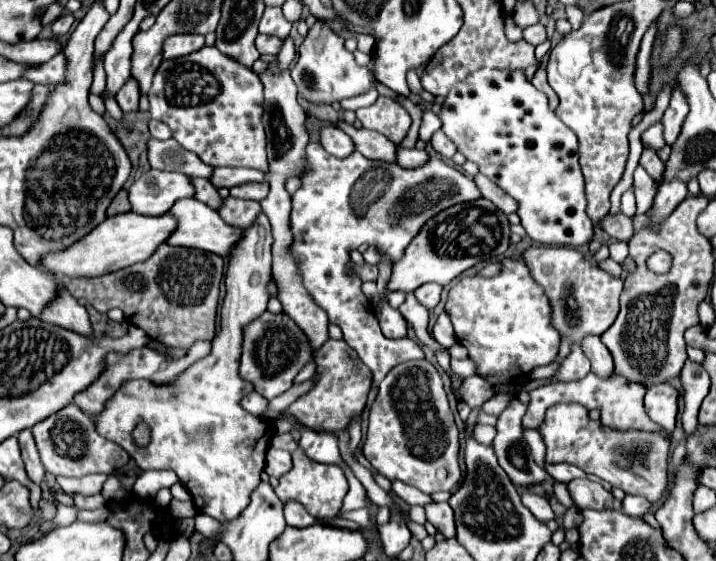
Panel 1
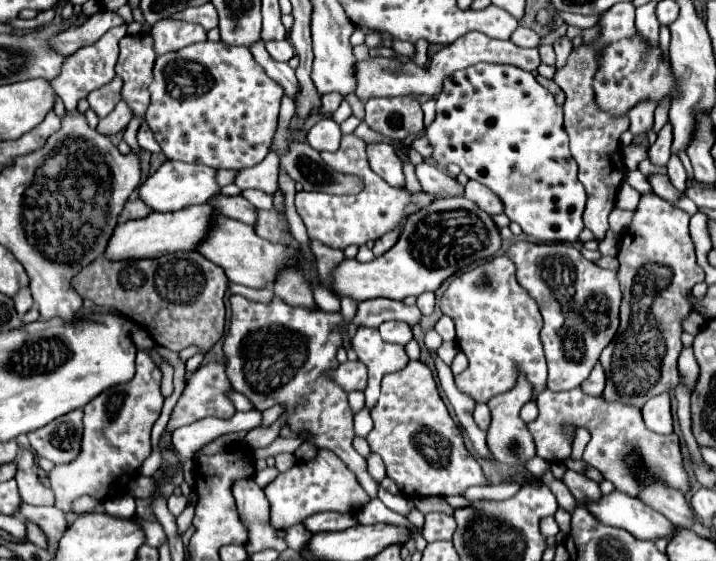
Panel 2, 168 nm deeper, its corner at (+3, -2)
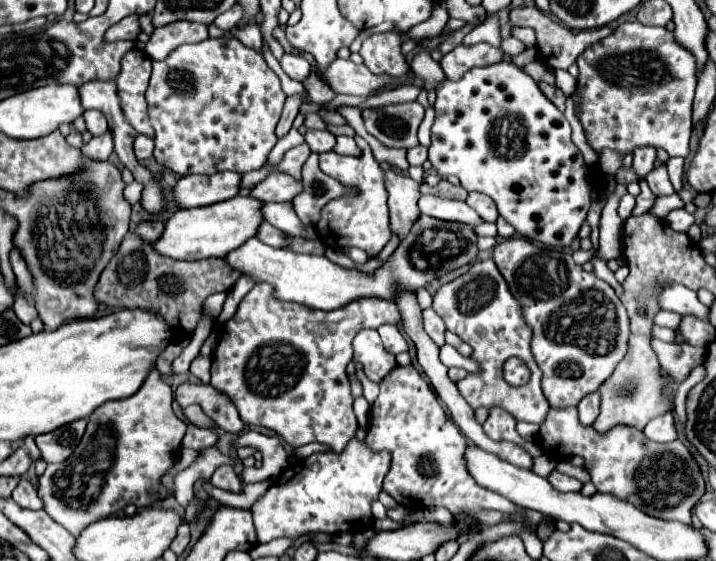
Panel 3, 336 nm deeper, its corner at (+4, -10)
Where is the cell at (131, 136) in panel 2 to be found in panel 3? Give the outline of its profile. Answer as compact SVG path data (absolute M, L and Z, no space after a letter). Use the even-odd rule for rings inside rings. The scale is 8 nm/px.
M134 180L124 189L124 197L133 206L141 199L142 184Z

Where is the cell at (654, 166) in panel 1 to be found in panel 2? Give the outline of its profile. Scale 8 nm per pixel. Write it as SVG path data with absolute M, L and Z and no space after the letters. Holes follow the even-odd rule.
M651 174L651 176L649 176L649 184L651 184L653 192L655 192L657 196L661 196L663 200L675 200L675 198L679 198L679 192L673 188L673 184L669 182L667 176Z

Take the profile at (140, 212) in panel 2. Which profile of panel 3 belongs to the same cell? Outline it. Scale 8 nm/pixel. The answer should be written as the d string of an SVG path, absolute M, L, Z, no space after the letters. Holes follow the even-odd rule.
M142 222L134 230L134 234L140 234L148 242L156 242L156 238L160 238L162 232L164 232L164 224L162 222Z

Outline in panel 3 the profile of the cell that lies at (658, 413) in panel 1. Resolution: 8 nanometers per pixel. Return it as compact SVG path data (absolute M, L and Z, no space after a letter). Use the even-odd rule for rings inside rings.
M666 412L666 414L654 418L652 422L648 422L648 426L644 428L644 434L646 434L646 438L650 438L654 442L676 440L676 424L674 424L672 412Z

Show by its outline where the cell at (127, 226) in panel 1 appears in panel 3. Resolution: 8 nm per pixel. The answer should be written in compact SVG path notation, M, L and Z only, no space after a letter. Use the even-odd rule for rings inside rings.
M234 196L230 200L224 202L216 202L210 206L202 206L202 208L186 208L186 210L178 210L168 222L166 222L166 230L162 234L162 238L158 242L154 242L154 248L170 258L176 260L202 260L202 258L212 258L212 256L228 256L232 250L236 250L238 246L242 246L246 240L256 236L256 230L260 228L260 224L264 222L264 214L262 214L262 206L266 202L260 202L252 196Z

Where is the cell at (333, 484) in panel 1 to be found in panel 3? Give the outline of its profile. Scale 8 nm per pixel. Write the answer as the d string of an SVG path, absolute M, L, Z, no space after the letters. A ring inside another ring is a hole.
M352 438L342 452L312 454L288 466L252 506L258 542L276 538L296 540L304 534L366 530L372 522L372 502L382 490L382 480L390 470L390 452L374 452L362 440Z

